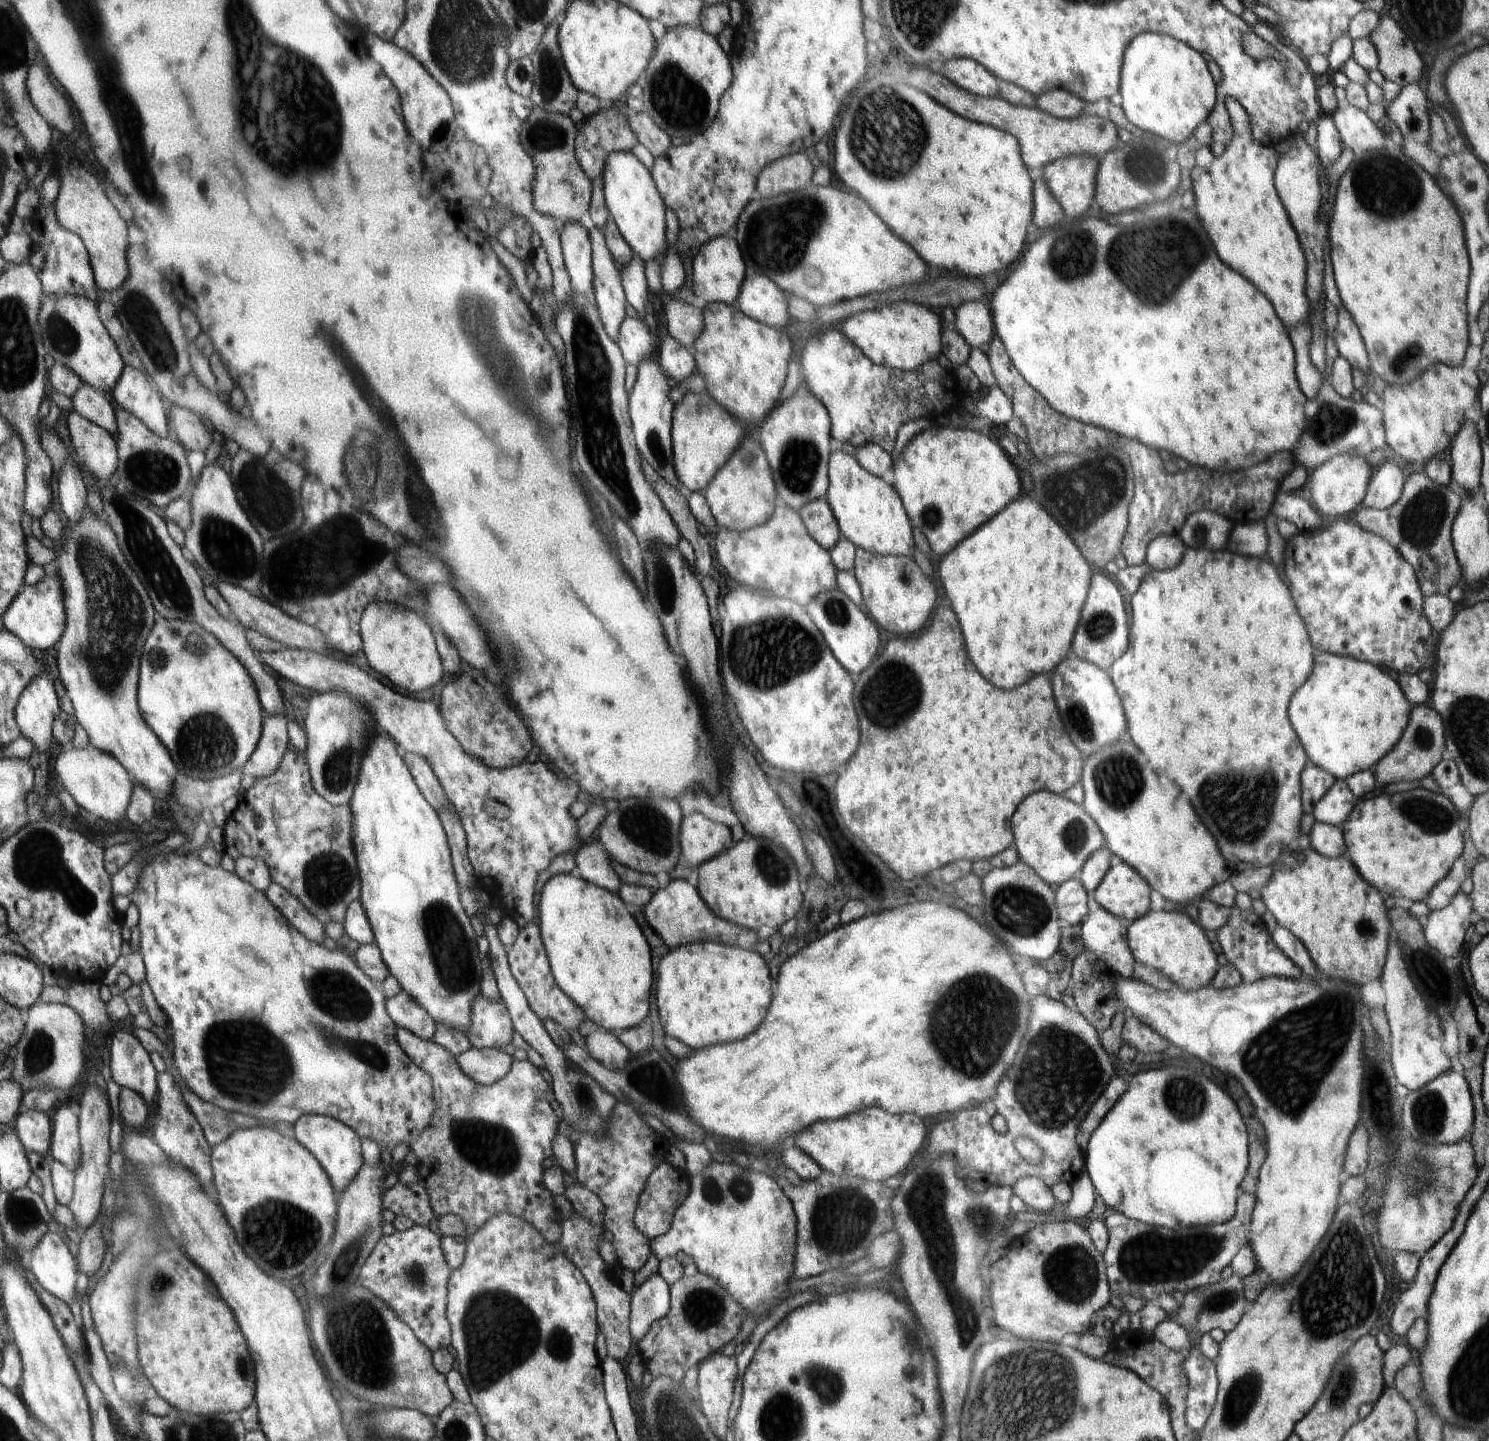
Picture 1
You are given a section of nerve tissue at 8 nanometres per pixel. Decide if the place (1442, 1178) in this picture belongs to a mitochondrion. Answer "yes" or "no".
yes

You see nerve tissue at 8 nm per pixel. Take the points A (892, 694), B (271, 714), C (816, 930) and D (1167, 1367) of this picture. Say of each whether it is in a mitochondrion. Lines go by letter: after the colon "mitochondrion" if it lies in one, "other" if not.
A: mitochondrion
B: other
C: other
D: other

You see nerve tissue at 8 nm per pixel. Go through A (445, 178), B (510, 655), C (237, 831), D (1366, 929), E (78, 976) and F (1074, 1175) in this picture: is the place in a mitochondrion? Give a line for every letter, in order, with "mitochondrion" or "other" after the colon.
A: other
B: mitochondrion
C: other
D: mitochondrion
E: other
F: other

